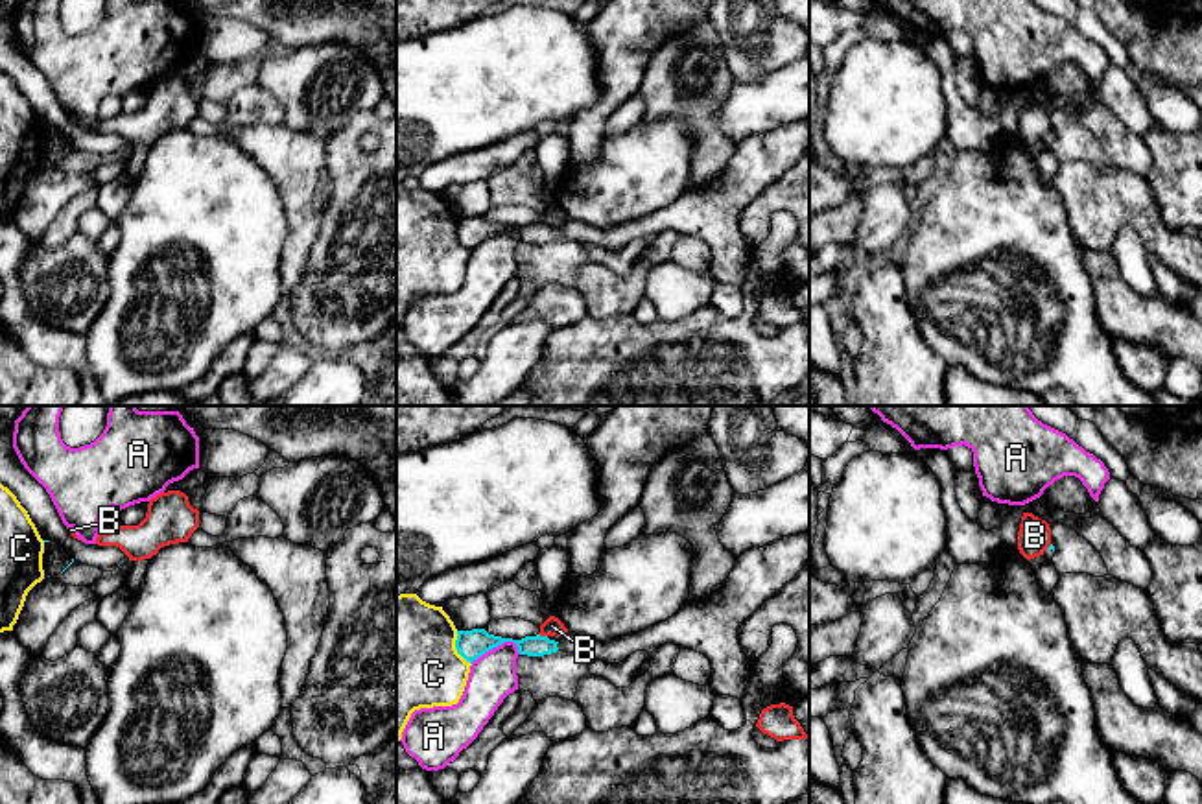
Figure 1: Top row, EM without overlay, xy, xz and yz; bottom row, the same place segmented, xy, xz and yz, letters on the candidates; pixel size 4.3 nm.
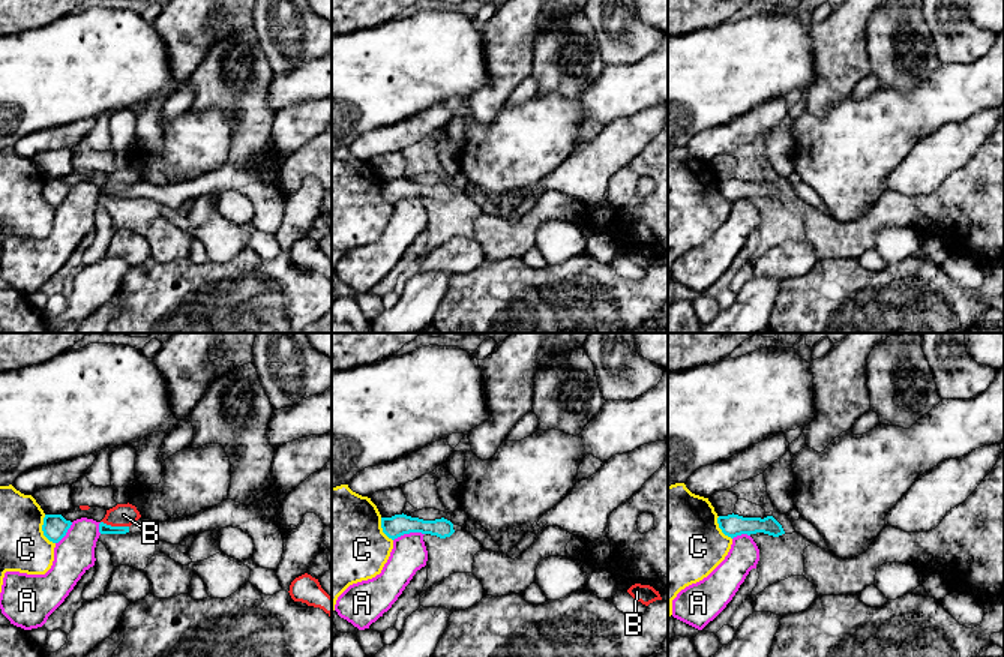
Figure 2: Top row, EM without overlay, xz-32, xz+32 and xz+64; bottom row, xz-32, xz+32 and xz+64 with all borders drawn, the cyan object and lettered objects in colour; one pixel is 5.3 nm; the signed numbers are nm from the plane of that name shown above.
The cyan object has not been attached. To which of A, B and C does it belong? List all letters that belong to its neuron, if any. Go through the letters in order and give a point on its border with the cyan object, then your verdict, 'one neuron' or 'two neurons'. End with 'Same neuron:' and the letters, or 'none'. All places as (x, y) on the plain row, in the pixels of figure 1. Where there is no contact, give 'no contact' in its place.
A: meets cyan in xz at (496, 233); two neurons
B: meets cyan in xz at (542, 224); two neurons
C: meets cyan in xz at (456, 235); two neurons
Same neuron: none

